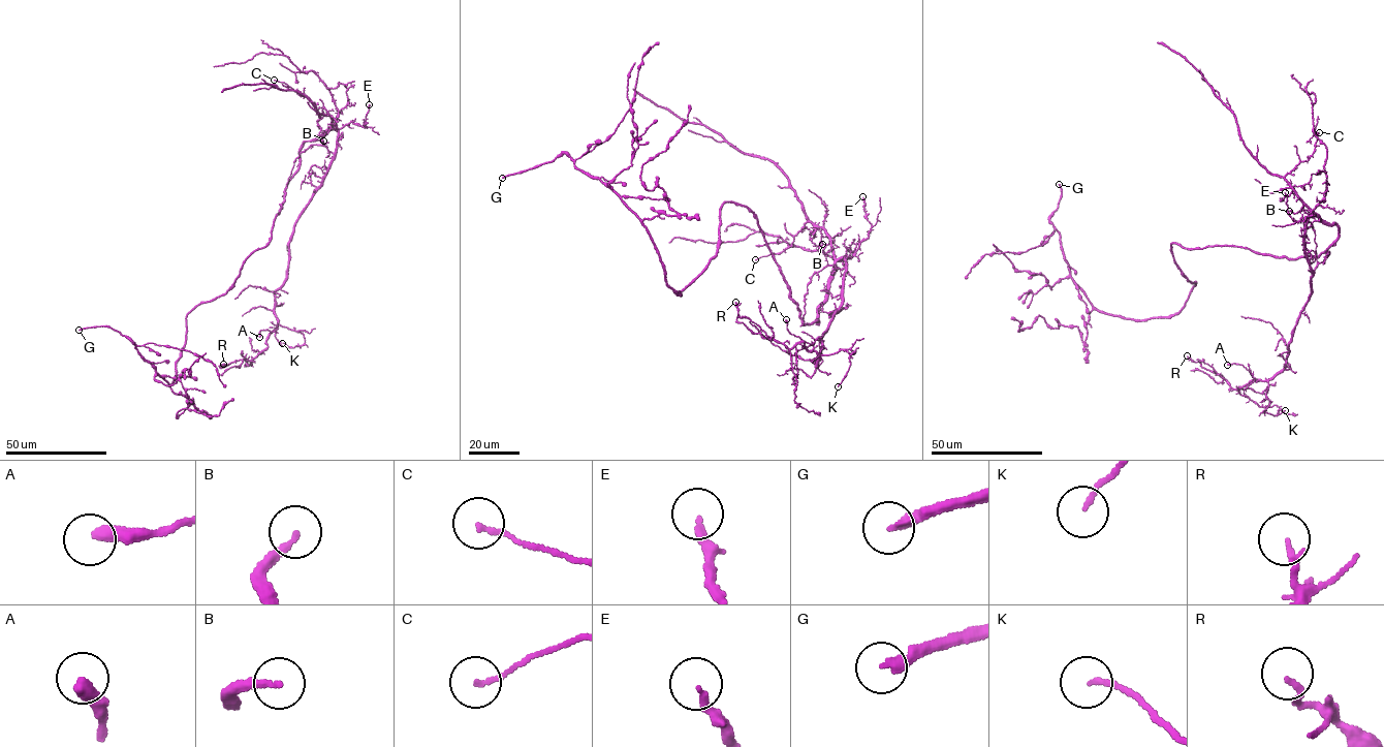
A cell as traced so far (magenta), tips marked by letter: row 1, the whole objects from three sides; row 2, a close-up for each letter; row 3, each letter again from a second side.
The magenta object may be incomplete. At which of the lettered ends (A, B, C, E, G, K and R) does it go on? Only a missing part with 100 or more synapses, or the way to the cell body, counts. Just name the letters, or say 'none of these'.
G

